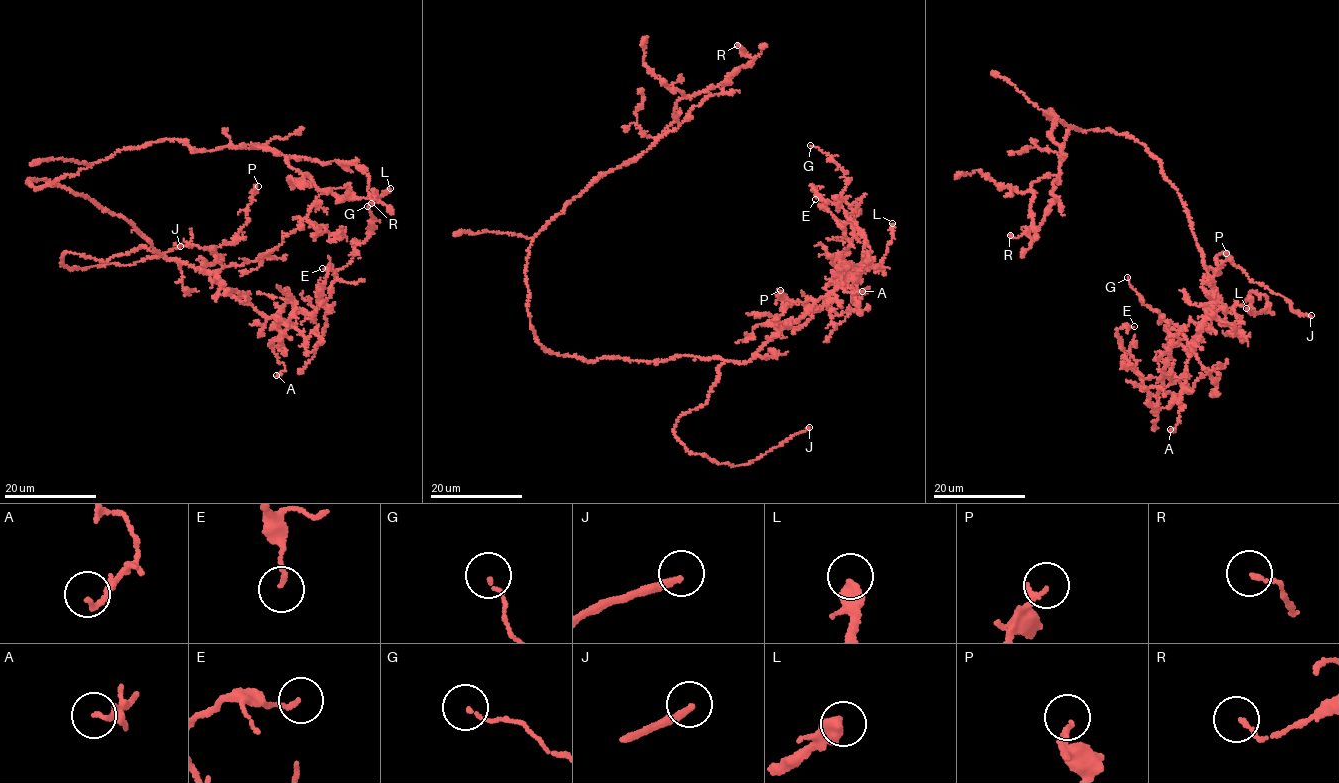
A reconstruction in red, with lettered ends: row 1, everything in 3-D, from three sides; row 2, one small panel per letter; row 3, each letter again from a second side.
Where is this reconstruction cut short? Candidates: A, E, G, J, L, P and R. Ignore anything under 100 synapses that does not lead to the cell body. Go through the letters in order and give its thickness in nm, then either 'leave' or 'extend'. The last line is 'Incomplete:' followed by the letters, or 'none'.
A: calibre 140 nm; leave
E: calibre 120 nm; leave
G: calibre 110 nm; leave
J: calibre 220 nm; extend
L: calibre 320 nm; leave
P: calibre 170 nm; leave
R: calibre 130 nm; leave
Incomplete: J

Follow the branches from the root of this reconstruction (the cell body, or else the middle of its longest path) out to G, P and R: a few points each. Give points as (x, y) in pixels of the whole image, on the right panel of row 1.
G: (1160, 163), (1217, 291), (1175, 382), (1163, 371), (1181, 328), (1159, 323), (1127, 277)
P: (1160, 163), (1189, 212), (1205, 268), (1217, 291), (1208, 311), (1209, 318), (1214, 275), (1226, 253)
R: (1160, 163), (1131, 137), (1045, 112), (1063, 148), (1058, 199), (1033, 240), (1010, 235)

